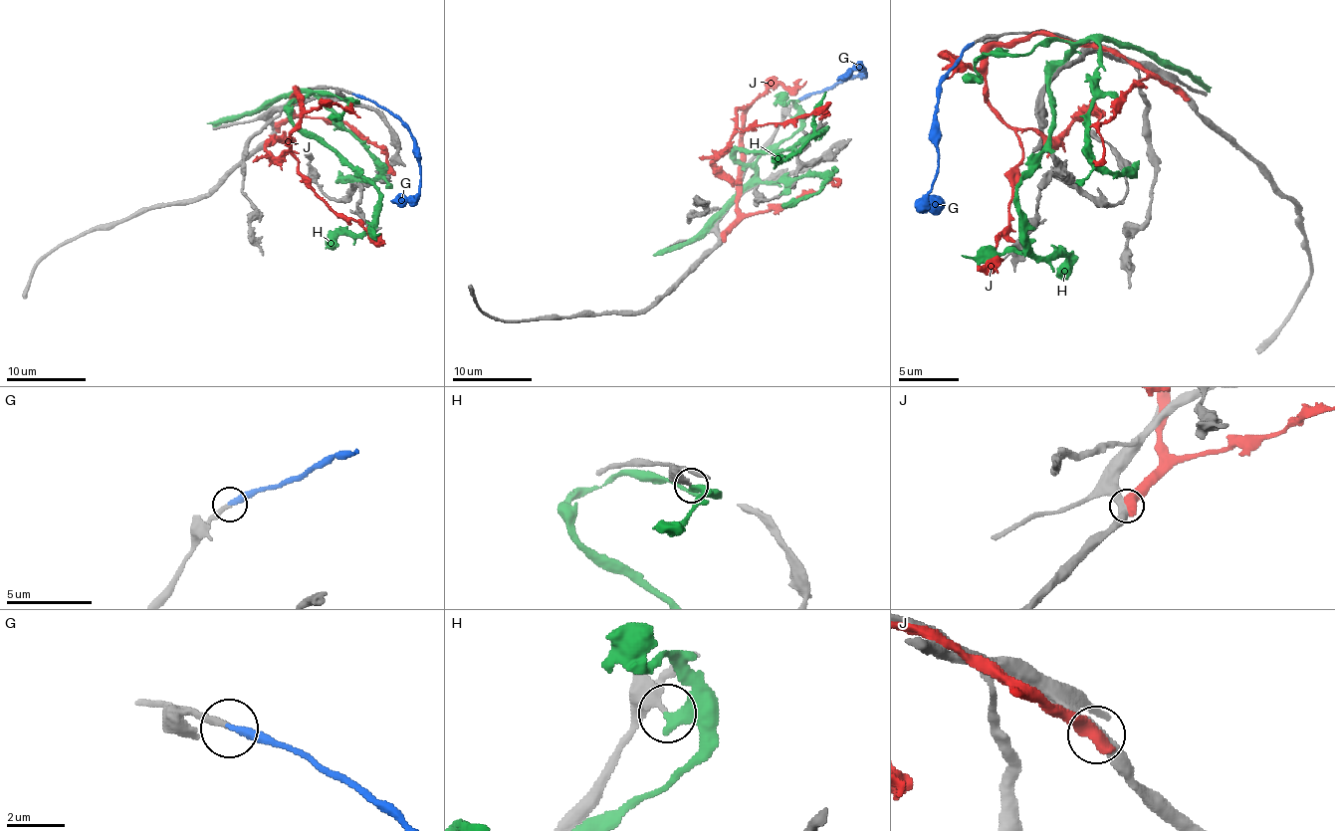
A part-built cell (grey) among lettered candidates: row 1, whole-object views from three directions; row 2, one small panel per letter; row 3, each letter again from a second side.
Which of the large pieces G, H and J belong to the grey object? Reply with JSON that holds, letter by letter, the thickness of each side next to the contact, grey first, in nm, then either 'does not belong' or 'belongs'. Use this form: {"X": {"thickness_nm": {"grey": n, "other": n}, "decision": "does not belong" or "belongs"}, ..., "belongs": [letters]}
{"G": {"thickness_nm": {"grey": 240, "other": 320}, "decision": "belongs"}, "H": {"thickness_nm": {"grey": 360, "other": 440}, "decision": "does not belong"}, "J": {"thickness_nm": {"grey": 400, "other": 600}, "decision": "does not belong"}, "belongs": ["G"]}

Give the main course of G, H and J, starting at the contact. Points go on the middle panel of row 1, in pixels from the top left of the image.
G: (798, 101), (832, 89), (846, 79), (866, 77), (866, 73), (848, 71), (836, 81)
H: (790, 116), (792, 134), (751, 164), (735, 158), (792, 150), (824, 128), (771, 156)
J: (721, 237), (737, 217), (741, 114), (745, 108), (737, 110), (737, 126), (743, 132), (814, 114), (830, 103)

